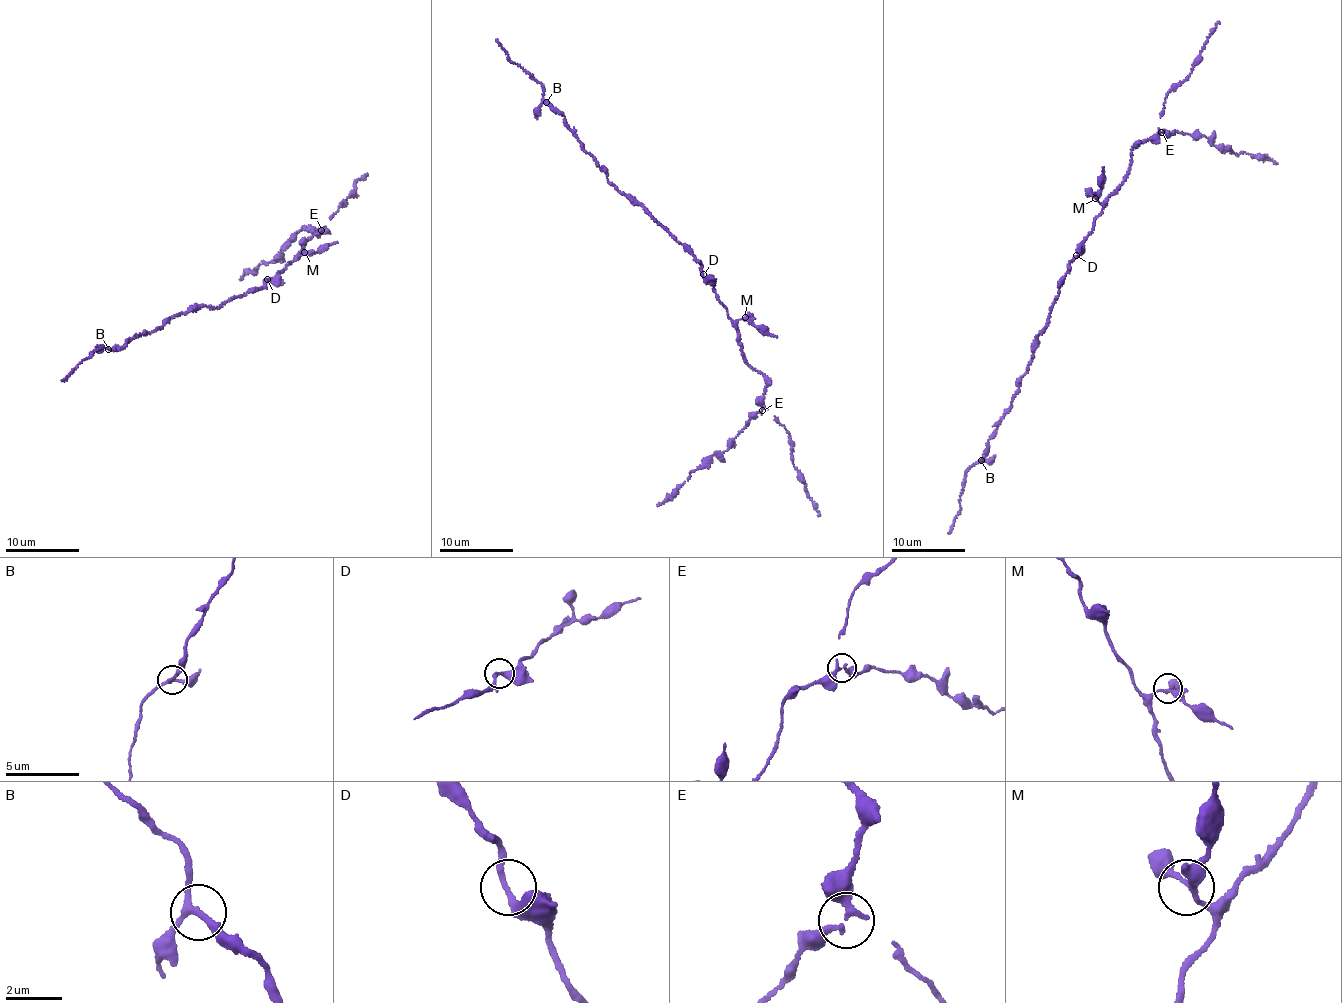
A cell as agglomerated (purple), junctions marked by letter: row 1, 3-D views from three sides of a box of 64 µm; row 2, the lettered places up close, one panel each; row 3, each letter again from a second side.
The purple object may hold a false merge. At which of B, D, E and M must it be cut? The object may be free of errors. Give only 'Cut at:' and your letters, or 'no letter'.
Cut at: no letter

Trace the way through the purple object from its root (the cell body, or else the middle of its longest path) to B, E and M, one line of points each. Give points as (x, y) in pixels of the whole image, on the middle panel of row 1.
B: (701, 267), (695, 256), (649, 212), (634, 203), (607, 180), (604, 169), (583, 149), (564, 118), (546, 102)
E: (701, 267), (735, 327), (747, 362), (765, 377), (762, 411)
M: (701, 267), (728, 316), (735, 320), (745, 317)

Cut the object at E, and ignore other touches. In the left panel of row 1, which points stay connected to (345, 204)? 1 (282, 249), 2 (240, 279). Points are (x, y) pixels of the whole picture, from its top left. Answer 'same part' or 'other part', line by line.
1: other part
2: other part

